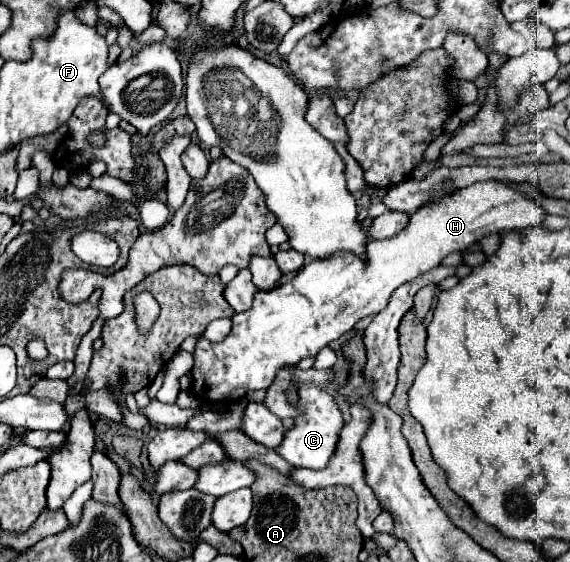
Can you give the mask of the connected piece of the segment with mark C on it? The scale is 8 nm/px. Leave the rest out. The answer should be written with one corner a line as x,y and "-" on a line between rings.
301,384
299,386
299,410
301,414
295,418
293,428
285,430
283,442
275,450
293,468
313,468
313,470
325,468
331,454
335,452
339,430
343,428
343,418
335,404
335,398
323,392
315,384

